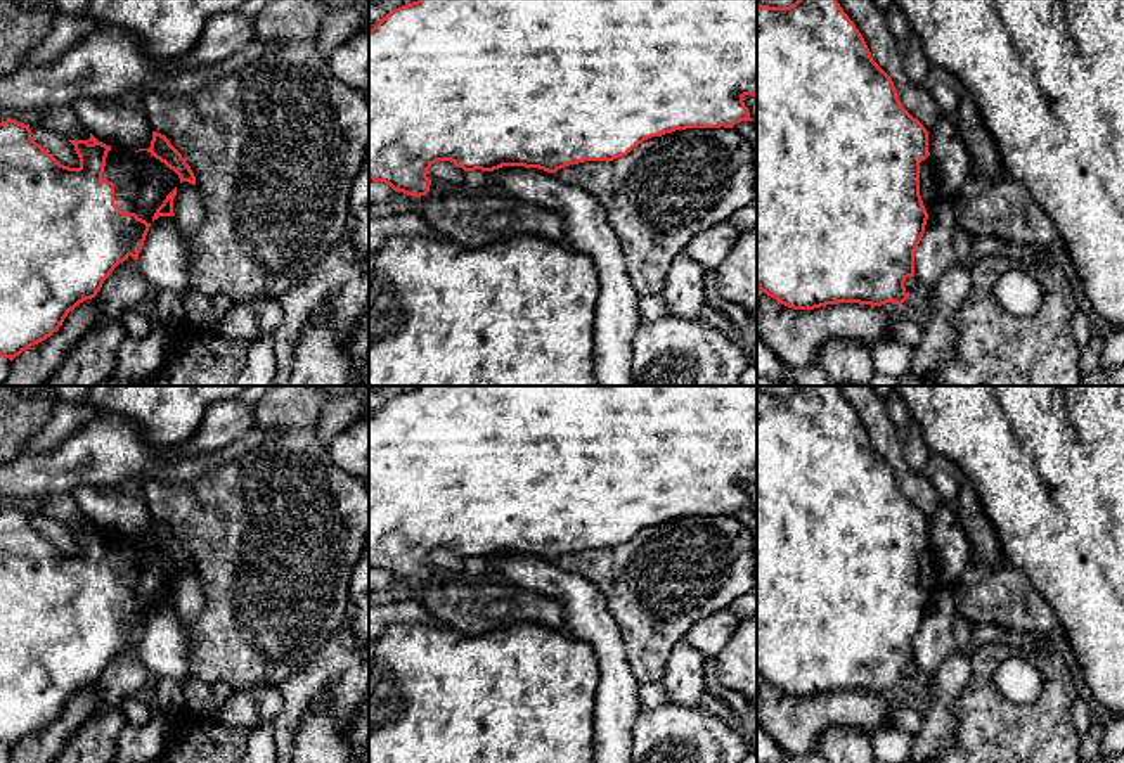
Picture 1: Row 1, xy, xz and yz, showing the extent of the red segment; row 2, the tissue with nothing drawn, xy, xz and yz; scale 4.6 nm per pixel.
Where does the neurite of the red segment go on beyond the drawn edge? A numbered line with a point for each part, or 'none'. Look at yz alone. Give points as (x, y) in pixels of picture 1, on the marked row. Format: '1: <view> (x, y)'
1: yz (929, 192)

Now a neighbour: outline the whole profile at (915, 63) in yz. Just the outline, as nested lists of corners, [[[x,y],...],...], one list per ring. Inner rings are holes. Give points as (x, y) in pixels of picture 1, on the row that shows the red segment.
[[[911,31],[899,42],[901,52],[901,67],[906,78],[916,85],[923,87],[928,73],[930,73],[930,61],[923,50],[923,42],[918,33]]]

